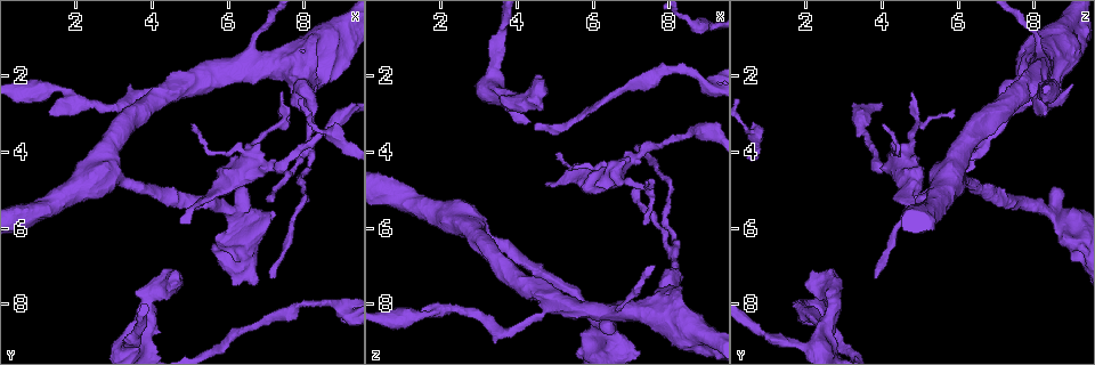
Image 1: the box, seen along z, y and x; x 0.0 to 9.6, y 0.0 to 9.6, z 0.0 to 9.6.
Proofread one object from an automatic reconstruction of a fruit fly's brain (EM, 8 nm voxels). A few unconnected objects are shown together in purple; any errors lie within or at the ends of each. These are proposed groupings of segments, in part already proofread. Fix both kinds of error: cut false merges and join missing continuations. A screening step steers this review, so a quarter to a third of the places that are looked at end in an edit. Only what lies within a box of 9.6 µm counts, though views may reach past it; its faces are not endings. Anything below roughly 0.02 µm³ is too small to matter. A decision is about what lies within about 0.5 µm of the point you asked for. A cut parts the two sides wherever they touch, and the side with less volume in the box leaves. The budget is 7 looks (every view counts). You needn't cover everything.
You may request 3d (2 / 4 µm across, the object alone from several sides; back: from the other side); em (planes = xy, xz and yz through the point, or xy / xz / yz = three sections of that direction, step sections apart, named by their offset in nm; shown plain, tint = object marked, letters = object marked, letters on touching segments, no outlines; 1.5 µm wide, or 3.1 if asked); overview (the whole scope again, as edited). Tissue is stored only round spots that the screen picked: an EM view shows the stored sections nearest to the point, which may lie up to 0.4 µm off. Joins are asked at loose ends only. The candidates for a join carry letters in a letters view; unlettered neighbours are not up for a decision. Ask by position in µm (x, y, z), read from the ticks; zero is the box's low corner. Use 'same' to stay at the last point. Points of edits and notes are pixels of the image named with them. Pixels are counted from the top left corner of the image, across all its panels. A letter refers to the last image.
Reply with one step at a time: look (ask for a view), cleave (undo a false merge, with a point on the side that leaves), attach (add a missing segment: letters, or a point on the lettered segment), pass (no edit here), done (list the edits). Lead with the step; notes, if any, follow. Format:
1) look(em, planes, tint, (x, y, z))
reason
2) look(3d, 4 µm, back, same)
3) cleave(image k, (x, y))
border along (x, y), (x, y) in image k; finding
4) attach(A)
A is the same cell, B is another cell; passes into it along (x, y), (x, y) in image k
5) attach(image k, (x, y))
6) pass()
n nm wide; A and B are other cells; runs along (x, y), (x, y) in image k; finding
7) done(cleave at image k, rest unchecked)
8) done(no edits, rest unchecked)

look(3d, 2 µm, (8.90, 8.05, 2.25))
abrupt turn

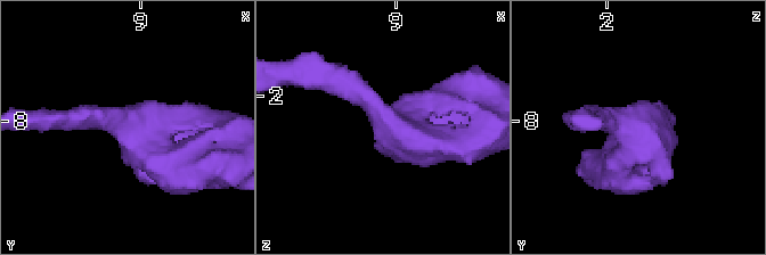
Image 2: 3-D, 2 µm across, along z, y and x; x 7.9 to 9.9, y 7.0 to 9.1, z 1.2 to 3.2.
look(em, planes, letters, (8.88, 8.10, 2.18))

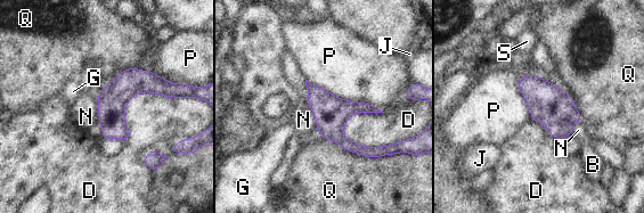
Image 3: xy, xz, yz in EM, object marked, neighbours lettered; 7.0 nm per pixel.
pass()
B, D, G, J, N, P, Q and S are other cells; border along (307, 99), (319, 133) in image 3; one cell here

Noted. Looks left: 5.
look(em, xy, step 4, letters, (4.70, 7.10, 2.20))
stops while still wide

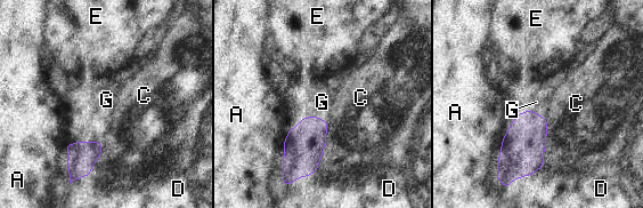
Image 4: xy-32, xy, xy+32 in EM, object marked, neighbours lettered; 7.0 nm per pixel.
attach(G)
A touches over 380 nm; G is the same cell, A, C, D and E are other cells; the cell continues

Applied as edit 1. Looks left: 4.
look(overview)

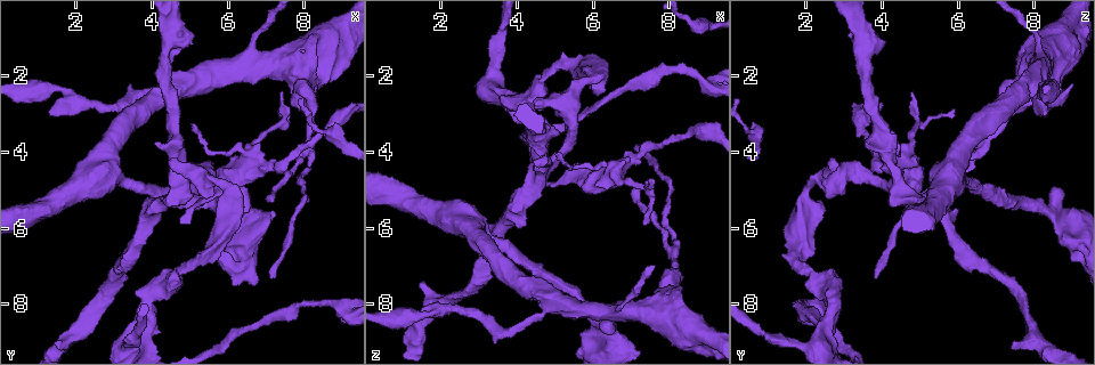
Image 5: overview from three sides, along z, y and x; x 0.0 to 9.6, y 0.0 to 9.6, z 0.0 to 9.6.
look(em, planes, letters, (4.70, 2.25, 8.15))
two arms in line, one across

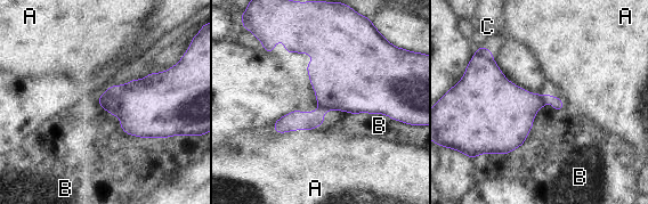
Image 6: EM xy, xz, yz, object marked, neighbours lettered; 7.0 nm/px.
cleave(image 6, (556, 102))
240 nm wide; A, B and C are other cells; border along (552, 97), (550, 102) in image 6; two cells meet here

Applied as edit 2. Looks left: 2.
done(attach at image 4, cleave at image 6, rest unchecked)

